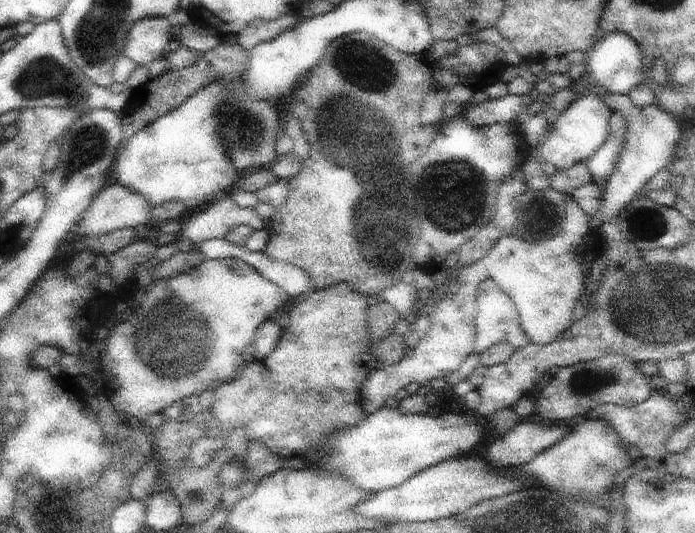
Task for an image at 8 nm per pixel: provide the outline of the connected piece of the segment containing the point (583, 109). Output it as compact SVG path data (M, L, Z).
M587 94L579 100L575 100L553 124L549 130L549 136L543 138L541 144L537 144L531 150L531 156L537 158L541 164L549 162L559 170L573 168L575 164L587 164L605 144L609 136L609 118L613 110L609 110L607 102L595 94Z

